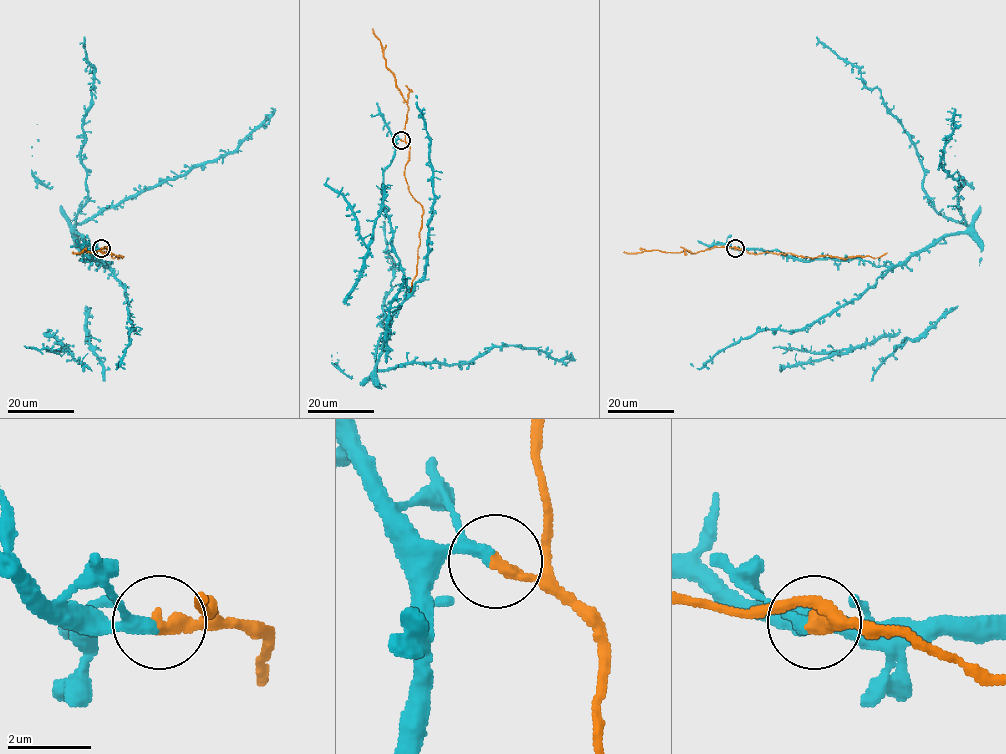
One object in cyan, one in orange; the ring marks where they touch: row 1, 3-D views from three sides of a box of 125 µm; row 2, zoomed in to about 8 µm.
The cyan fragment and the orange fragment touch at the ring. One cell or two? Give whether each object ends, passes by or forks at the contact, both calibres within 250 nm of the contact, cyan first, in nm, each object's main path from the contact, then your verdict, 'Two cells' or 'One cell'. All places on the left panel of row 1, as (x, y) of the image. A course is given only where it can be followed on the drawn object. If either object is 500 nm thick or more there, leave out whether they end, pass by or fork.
At the ring cyan passes by. At the ring orange ends. Thickness 240 nm (cyan) against 320 nm. Course of cyan: (100, 249), (83, 250), (83, 259), (108, 266), (74, 229), (87, 198), (83, 118), (94, 88), (84, 36). Course of orange: (101, 249), (109, 249), (109, 254), (104, 253), (123, 257), (114, 258), (110, 253). Two cells

